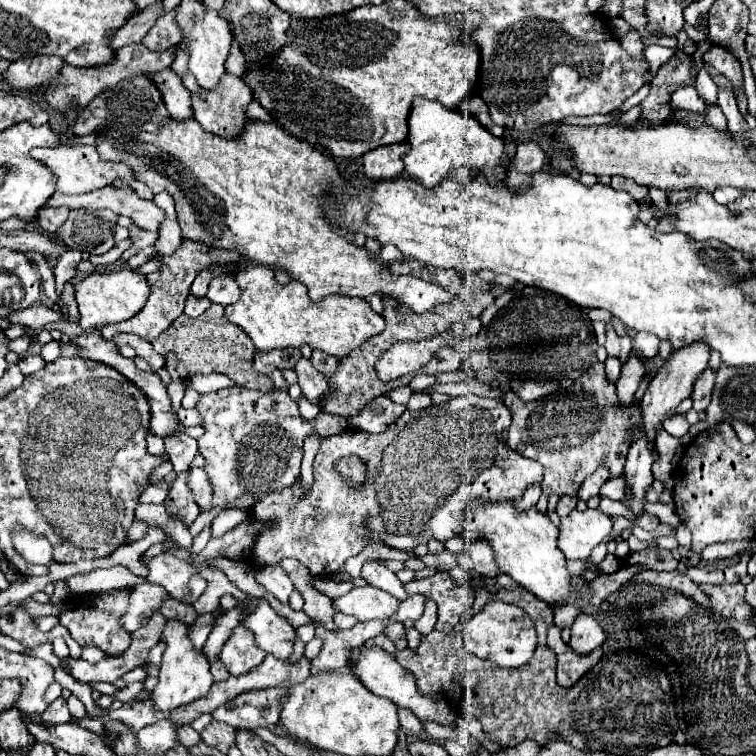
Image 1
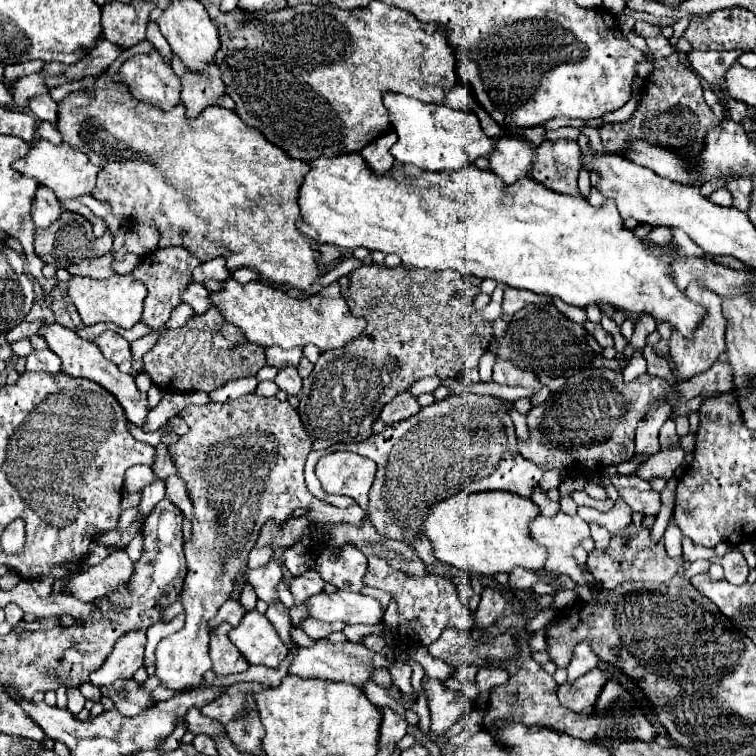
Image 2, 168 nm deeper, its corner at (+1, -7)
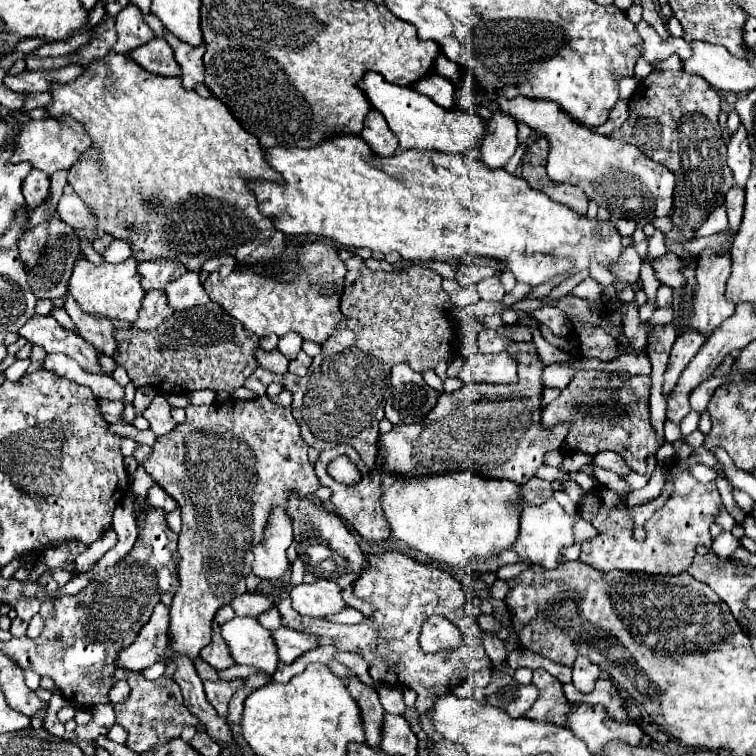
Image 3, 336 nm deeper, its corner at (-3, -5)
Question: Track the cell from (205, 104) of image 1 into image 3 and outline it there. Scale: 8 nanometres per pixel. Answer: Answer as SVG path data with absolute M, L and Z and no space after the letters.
M164 30L164 40L174 50L176 62L182 68L182 84L184 84L184 88L192 90L196 84L202 84L204 82L204 64L202 64L204 46L188 46L186 42L180 42L168 30Z

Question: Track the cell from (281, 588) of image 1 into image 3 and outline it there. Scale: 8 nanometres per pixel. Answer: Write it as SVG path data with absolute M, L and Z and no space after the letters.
M272 510L268 518L268 530L264 530L264 542L252 548L254 564L252 572L264 580L280 578L288 570L286 548L292 544L292 522L284 510Z

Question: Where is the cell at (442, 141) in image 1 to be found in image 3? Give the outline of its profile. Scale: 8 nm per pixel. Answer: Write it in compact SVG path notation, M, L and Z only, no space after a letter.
M368 72L360 82L358 82L360 90L366 92L368 102L372 102L372 106L384 114L390 130L398 136L398 144L400 150L408 150L408 148L432 148L438 152L446 152L446 154L458 154L458 152L466 152L468 148L472 148L482 136L484 136L484 122L478 114L468 112L464 108L442 108L436 102L432 102L428 96L418 94L416 90L408 88L408 86L396 86L386 82L380 74L376 72Z

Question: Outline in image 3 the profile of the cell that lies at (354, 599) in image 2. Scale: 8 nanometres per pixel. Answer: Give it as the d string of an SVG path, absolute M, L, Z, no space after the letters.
M316 580L314 584L298 584L290 592L292 606L302 616L324 618L326 614L336 614L344 610L340 598L340 588L330 580Z

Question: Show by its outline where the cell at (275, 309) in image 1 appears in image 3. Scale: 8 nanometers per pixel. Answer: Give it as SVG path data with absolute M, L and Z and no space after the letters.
M322 240L316 242L302 242L296 248L298 252L298 260L296 260L296 272L298 276L292 278L290 282L280 282L276 280L276 274L272 272L256 272L252 266L238 266L236 270L232 270L224 280L218 278L218 272L212 272L206 282L204 288L210 296L212 302L216 302L218 306L222 306L230 316L234 316L236 320L240 320L240 324L254 332L256 336L264 338L268 334L278 334L284 336L286 332L296 332L300 334L304 340L322 344L334 330L334 326L344 318L340 314L340 296L342 296L342 288L344 288L344 276L346 276L346 266L338 256L338 250Z

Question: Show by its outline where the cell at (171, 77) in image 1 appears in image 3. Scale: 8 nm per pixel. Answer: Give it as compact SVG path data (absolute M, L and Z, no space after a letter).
M152 38L152 42L130 52L144 70L160 76L180 76L180 66L174 60L174 52L164 38Z

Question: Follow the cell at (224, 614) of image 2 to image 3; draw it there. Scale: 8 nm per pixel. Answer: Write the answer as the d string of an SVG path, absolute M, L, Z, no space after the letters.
M246 592L242 596L236 596L230 606L234 608L234 612L238 616L260 616L262 612L270 610L274 606L276 598L274 596L266 596L262 592L258 594L252 594L252 592Z

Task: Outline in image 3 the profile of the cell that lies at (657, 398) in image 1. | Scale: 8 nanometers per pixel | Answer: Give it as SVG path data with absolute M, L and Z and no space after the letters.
M724 246L722 252L716 252L714 248L706 248L698 256L698 268L696 268L698 286L696 286L696 294L694 294L694 308L692 308L688 328L696 328L704 336L710 336L714 332L714 328L718 328L726 318L730 318L734 314L736 304L726 300L726 296L724 296L728 276L730 276L730 246Z

